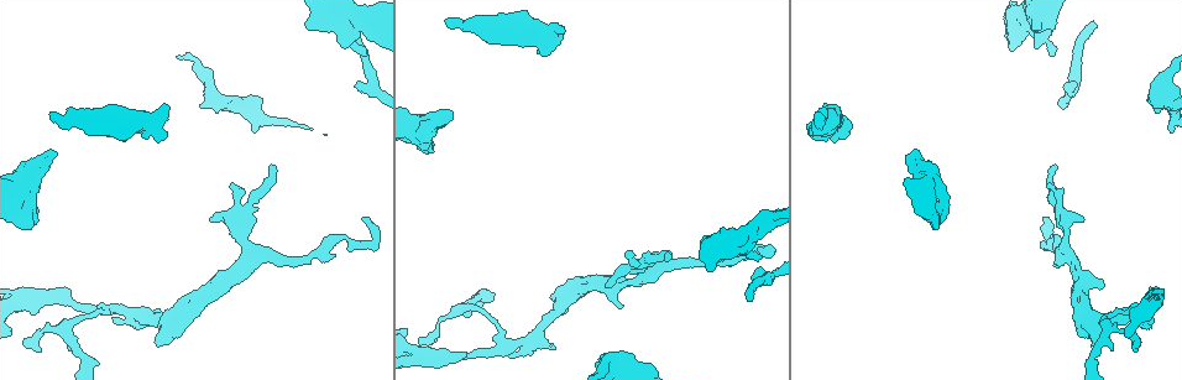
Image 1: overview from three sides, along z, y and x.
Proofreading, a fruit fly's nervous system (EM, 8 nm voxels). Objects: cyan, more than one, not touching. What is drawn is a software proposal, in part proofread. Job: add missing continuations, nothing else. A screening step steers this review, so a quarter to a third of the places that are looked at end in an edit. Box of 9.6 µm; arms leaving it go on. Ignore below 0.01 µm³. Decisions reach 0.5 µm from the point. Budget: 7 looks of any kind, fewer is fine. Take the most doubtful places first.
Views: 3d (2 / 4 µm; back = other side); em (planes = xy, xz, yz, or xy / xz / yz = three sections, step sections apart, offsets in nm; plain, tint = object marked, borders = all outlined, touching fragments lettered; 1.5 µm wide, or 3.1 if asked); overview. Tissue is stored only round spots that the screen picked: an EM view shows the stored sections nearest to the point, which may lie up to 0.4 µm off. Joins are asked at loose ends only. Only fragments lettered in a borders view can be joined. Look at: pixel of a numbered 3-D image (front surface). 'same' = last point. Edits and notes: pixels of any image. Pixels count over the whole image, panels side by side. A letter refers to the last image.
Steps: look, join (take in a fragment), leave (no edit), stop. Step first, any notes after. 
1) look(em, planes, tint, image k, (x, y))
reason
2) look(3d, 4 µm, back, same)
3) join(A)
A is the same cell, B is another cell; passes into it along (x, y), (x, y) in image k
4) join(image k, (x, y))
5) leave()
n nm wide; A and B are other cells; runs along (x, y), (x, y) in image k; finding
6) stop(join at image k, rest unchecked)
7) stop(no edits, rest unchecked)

look(3d, 2 µm, image 1, (748, 300))
an open end

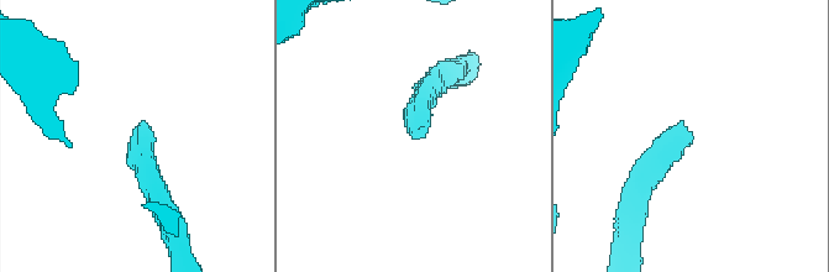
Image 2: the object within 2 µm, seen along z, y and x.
look(em, planes, borders, image 2, (418, 138))
shape alone is not enough

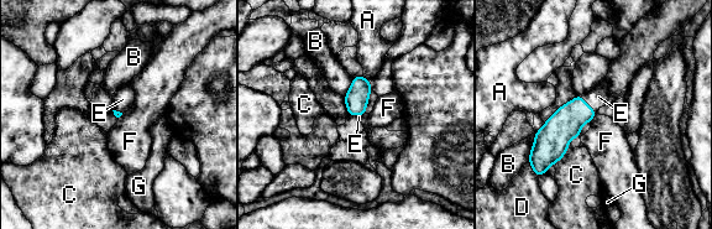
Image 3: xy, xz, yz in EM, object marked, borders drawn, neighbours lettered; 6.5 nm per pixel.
join(E)
E is the same cell, A, B, C, D, F and G are other cells; passes into it along (564, 125), (587, 104), (598, 97) in image 3; it goes on there

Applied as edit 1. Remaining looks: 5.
look(overview)
see it whole again

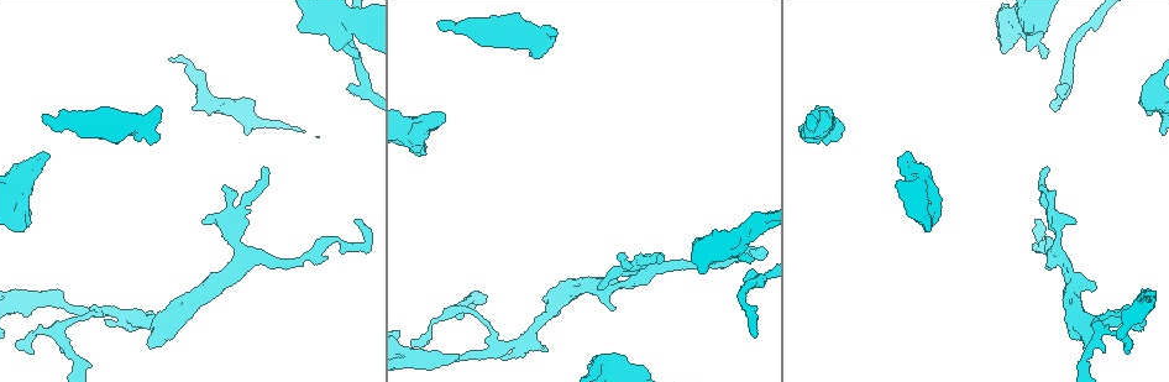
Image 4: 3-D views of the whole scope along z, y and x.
look(em, planes, borders, image 4, (903, 156))
free end

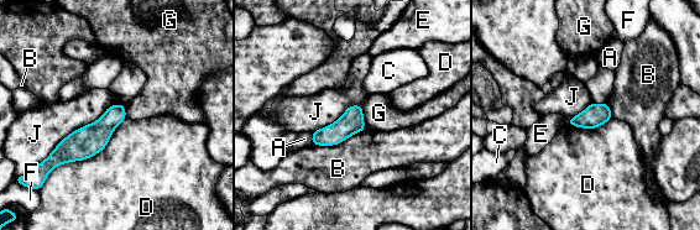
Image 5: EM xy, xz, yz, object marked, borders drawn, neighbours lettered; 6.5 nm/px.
leave()
J touches over 650 nm; A, B, C, D, E, F, G and J are other cells; no lettered fragment goes on from it

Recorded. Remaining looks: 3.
look(3d, 4 µm, image 4, (437, 24))
an open end

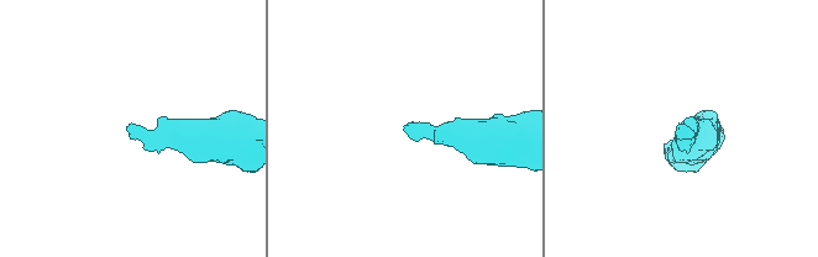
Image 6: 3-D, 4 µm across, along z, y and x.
look(em, planes, tint, image 6, (682, 128))
now the EM

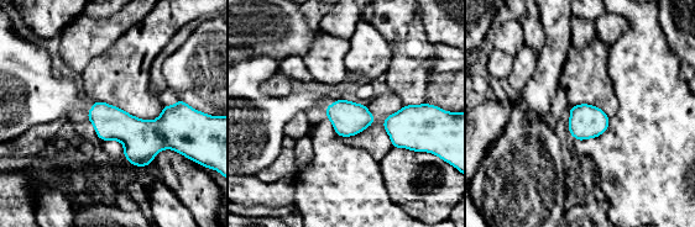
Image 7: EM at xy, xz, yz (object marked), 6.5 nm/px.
look(em, planes, borders, same)
what lies round it

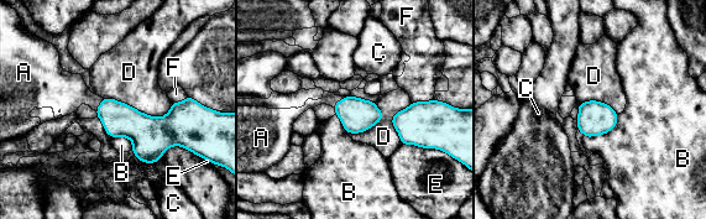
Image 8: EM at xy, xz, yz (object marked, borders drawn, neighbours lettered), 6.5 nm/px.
join(A)
A is the same cell, B, C, D, E and F are other cells; it goes on there

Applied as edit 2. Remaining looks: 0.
stop(join at image 3, join at image 8, rest unchecked)

